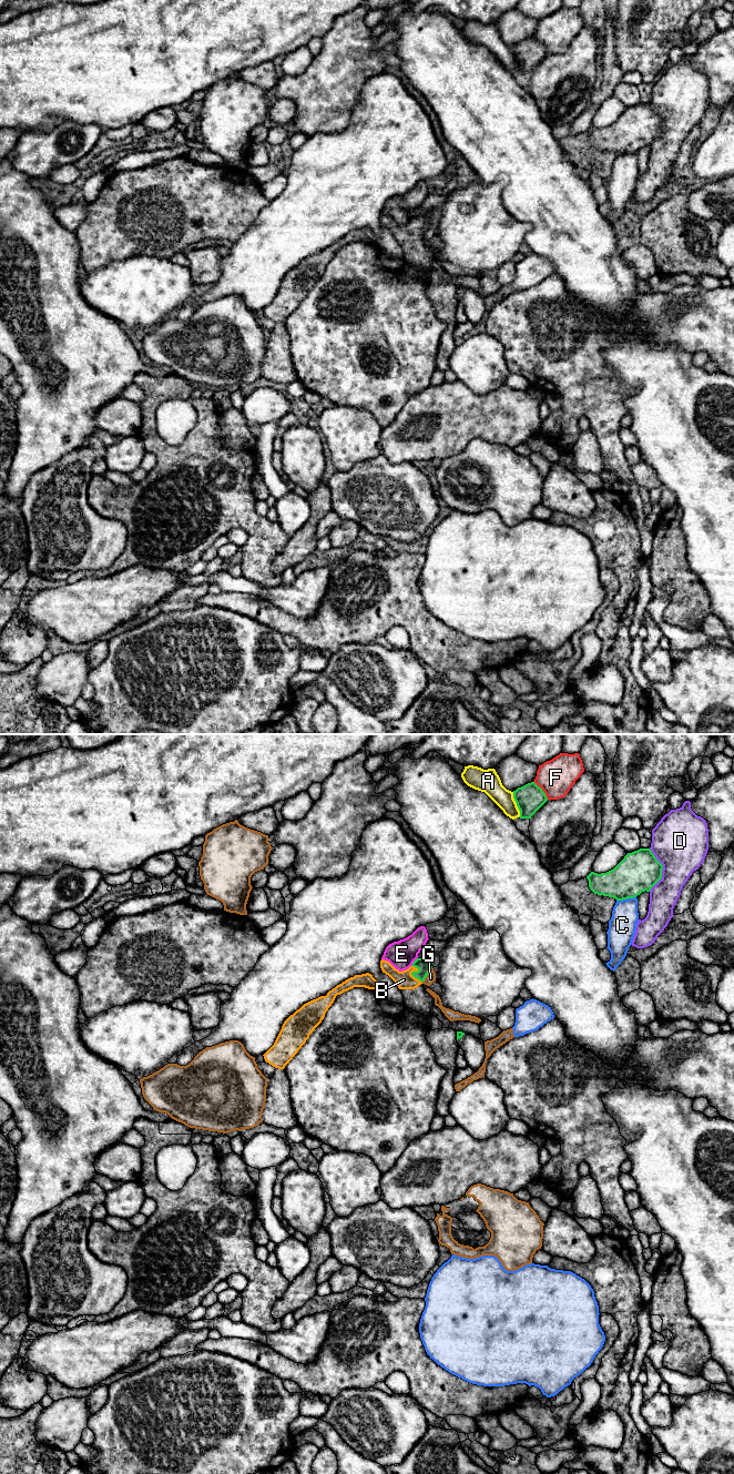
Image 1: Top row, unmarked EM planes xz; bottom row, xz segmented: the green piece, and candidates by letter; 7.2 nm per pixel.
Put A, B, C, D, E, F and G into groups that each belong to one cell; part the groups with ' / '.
A / B / C / D / E / F / G

